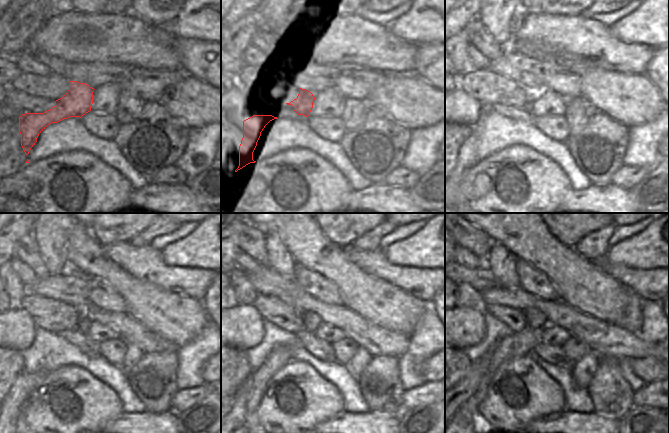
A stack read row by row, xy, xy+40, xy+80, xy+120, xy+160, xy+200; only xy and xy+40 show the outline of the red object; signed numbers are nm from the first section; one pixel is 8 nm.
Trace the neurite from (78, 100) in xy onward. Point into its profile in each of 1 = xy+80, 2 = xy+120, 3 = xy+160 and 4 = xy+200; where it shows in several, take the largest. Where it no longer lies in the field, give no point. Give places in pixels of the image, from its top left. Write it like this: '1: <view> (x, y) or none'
1: xy+80 (467, 158)
2: xy+120 (25, 382)
3: xy+160 (243, 395)
4: xy+200 (465, 416)

